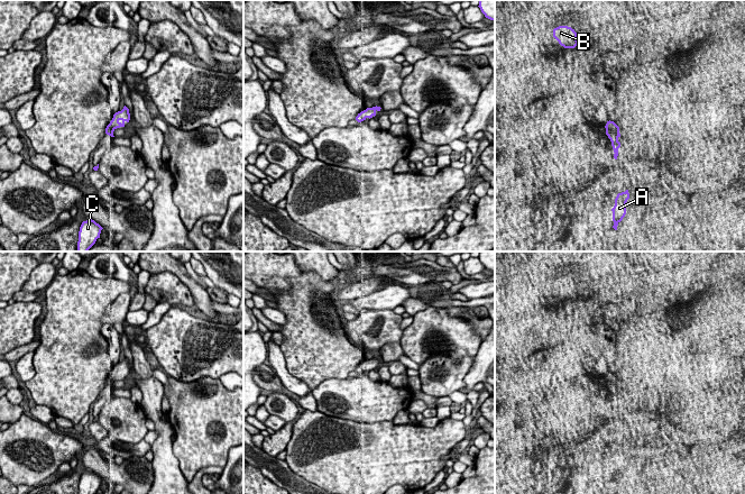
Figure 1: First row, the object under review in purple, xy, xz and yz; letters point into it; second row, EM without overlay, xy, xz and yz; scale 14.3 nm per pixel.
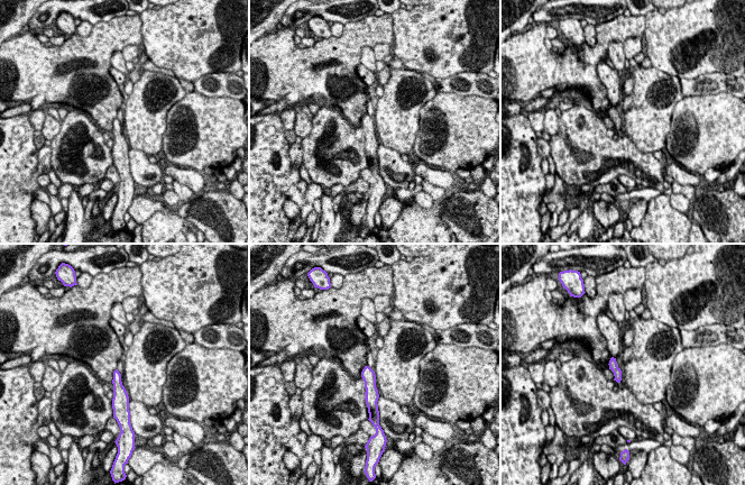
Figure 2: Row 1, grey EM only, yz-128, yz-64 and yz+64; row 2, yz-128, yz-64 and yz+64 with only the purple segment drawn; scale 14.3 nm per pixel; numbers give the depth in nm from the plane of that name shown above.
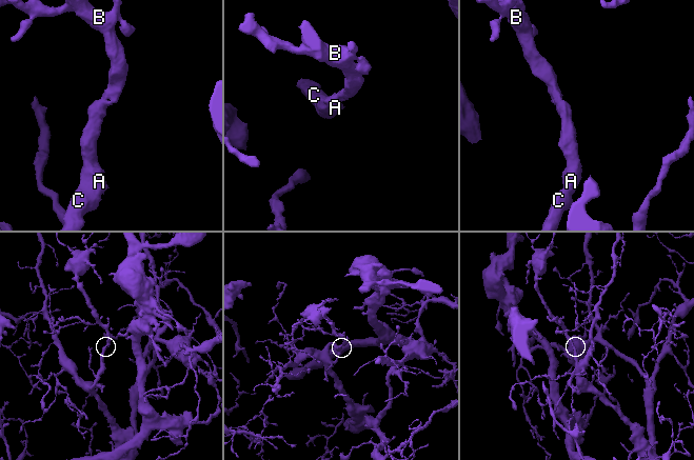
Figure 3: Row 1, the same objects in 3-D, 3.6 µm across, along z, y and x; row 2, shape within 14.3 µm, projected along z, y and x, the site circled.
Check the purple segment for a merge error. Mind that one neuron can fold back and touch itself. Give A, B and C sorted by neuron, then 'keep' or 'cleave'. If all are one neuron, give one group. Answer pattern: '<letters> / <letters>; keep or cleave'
A B C; keep

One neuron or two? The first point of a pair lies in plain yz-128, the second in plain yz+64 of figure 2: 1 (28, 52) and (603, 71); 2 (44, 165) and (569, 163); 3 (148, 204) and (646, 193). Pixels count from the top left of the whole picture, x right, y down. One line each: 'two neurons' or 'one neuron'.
1: two neurons
2: two neurons
3: two neurons

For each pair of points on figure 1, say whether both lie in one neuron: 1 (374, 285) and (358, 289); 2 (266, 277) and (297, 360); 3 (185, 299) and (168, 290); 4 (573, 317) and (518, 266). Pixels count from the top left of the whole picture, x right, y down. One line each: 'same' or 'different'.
1: same
2: same
3: same
4: different

